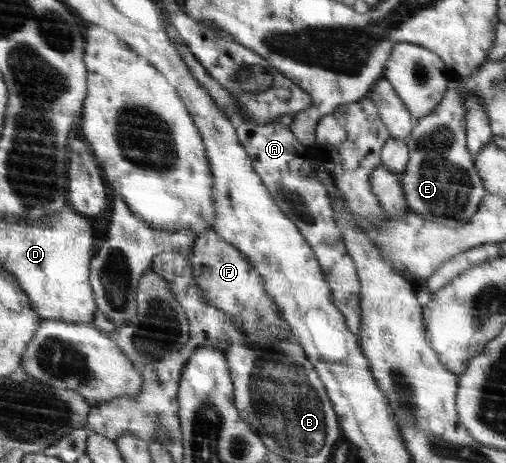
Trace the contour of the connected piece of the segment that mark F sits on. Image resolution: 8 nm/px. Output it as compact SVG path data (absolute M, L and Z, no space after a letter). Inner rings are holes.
M212 229L198 234L196 241L194 241L194 251L192 257L188 259L191 261L192 273L195 274L196 284L202 288L202 293L207 297L209 305L218 307L222 312L228 313L232 324L242 326L244 333L247 334L248 340L256 342L260 345L268 345L280 340L294 341L290 325L286 323L286 319L282 317L282 313L278 311L275 305L275 299L270 297L264 289L263 277L251 262L248 261L247 255L241 250L236 249L230 242L224 241Z

